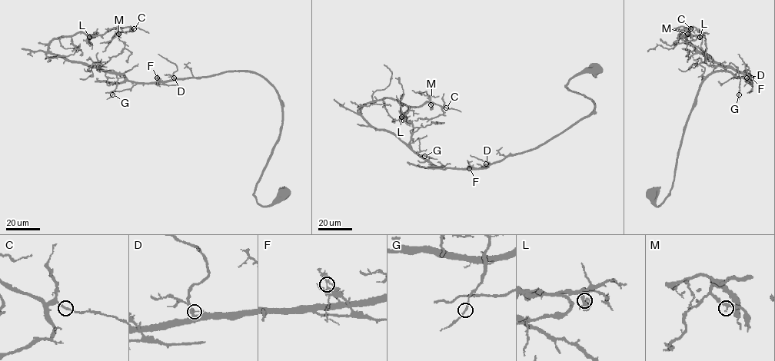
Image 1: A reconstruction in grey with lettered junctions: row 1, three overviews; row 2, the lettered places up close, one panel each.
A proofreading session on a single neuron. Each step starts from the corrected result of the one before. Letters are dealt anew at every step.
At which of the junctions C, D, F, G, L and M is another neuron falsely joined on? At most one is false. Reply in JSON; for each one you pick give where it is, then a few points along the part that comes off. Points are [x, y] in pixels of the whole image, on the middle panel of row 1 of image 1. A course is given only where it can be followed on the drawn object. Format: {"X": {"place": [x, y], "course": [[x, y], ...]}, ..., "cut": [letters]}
{"F": {"place": [469, 168], "course": [[469, 167], [489, 167]]}, "cut": ["F"]}

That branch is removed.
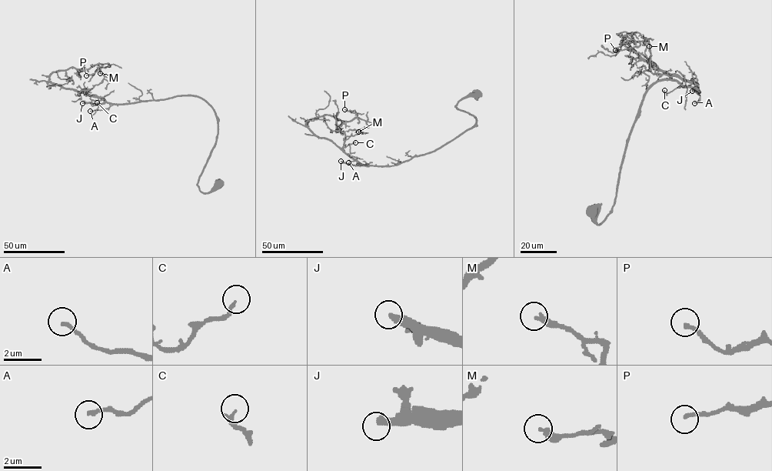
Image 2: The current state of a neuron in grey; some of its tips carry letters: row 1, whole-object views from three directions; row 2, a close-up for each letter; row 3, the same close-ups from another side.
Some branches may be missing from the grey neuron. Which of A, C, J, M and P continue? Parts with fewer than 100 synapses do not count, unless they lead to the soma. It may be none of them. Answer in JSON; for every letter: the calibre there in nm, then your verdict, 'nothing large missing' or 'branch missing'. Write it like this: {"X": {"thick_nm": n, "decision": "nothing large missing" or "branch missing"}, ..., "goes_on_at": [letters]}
{"A": {"thick_nm": 200, "decision": "nothing large missing"}, "C": {"thick_nm": 170, "decision": "nothing large missing"}, "J": {"thick_nm": 400, "decision": "branch missing"}, "M": {"thick_nm": 320, "decision": "nothing large missing"}, "P": {"thick_nm": 190, "decision": "nothing large missing"}, "goes_on_at": ["J"]}

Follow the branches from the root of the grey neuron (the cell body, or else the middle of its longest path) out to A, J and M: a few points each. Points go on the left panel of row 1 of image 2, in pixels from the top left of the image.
A: (217, 183), (206, 193), (197, 185), (217, 131), (214, 110), (201, 98), (178, 95), (113, 104), (90, 111)
J: (217, 183), (206, 193), (197, 185), (217, 131), (214, 110), (201, 98), (178, 95), (133, 103), (82, 103)
M: (217, 183), (206, 193), (197, 185), (217, 131), (206, 101), (108, 103), (84, 92), (100, 73)

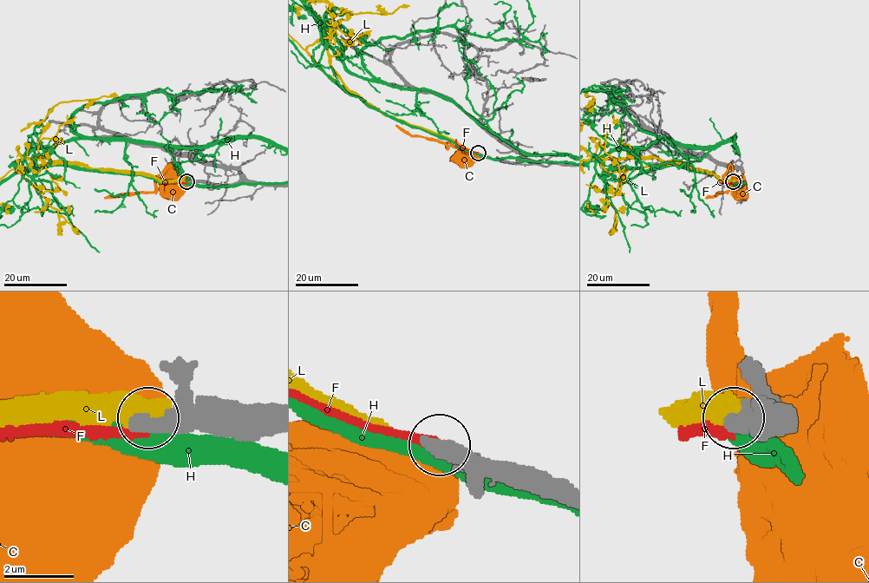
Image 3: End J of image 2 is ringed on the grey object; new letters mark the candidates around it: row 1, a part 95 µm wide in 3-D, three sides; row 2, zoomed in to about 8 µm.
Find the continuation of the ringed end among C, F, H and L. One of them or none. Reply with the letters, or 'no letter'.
L

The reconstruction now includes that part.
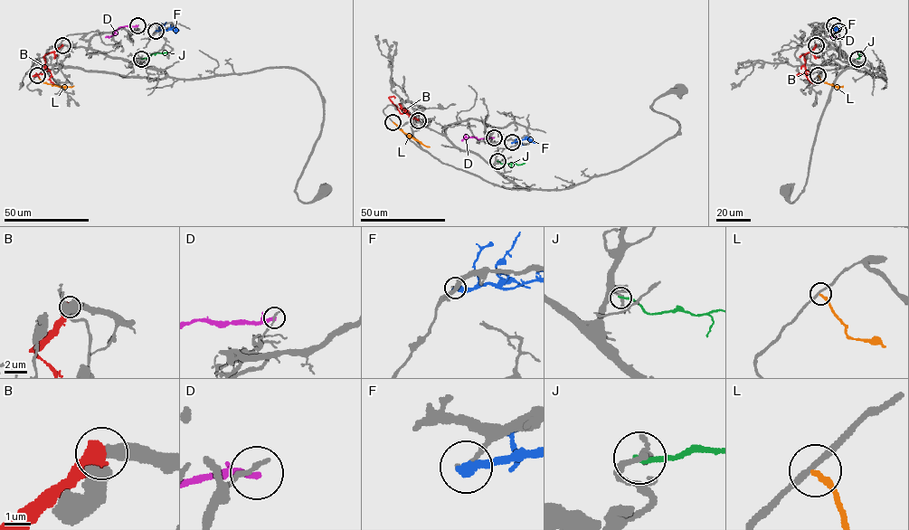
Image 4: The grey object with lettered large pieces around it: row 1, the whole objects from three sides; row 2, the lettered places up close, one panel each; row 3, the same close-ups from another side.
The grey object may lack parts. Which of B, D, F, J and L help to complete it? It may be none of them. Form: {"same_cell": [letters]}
{"same_cell": ["B"]}

